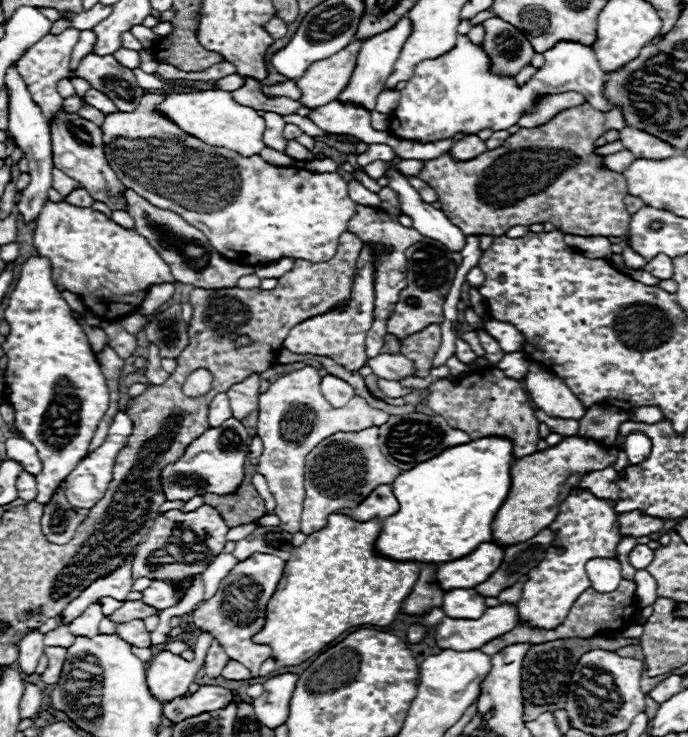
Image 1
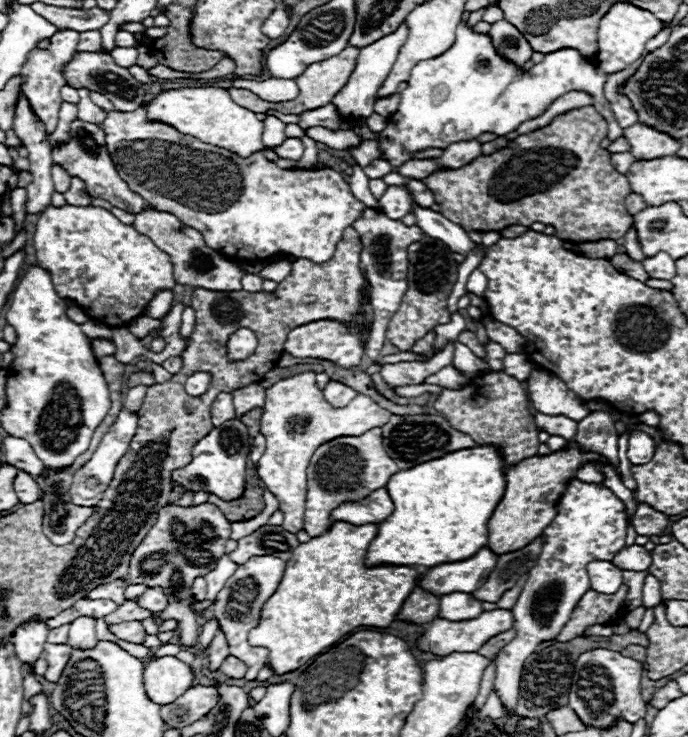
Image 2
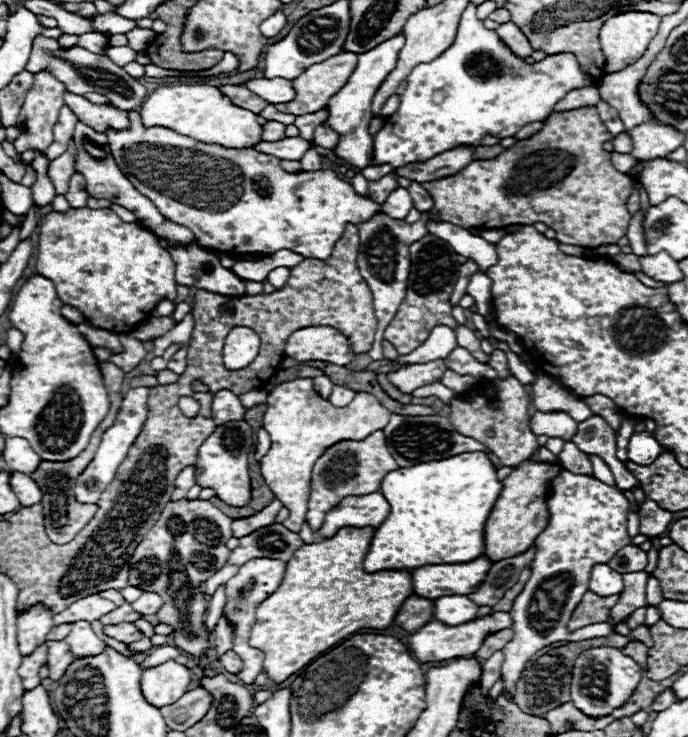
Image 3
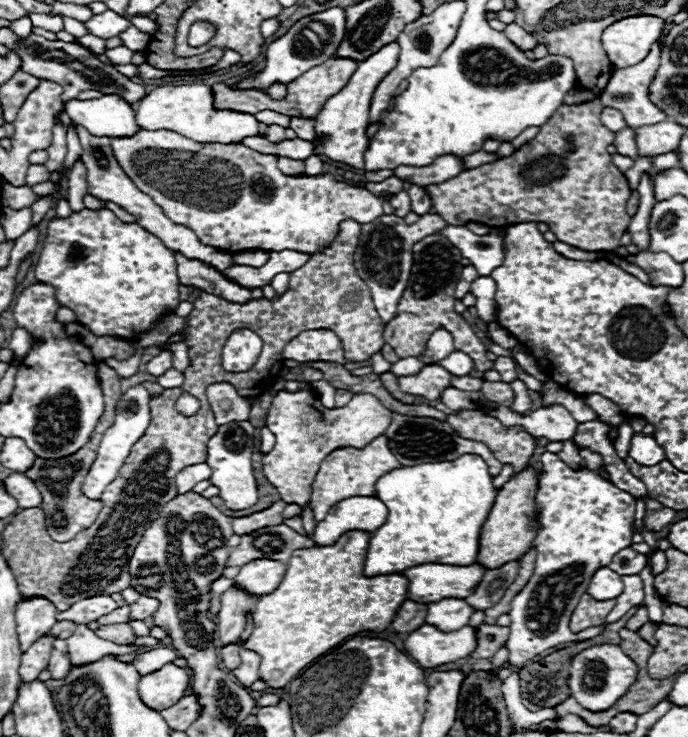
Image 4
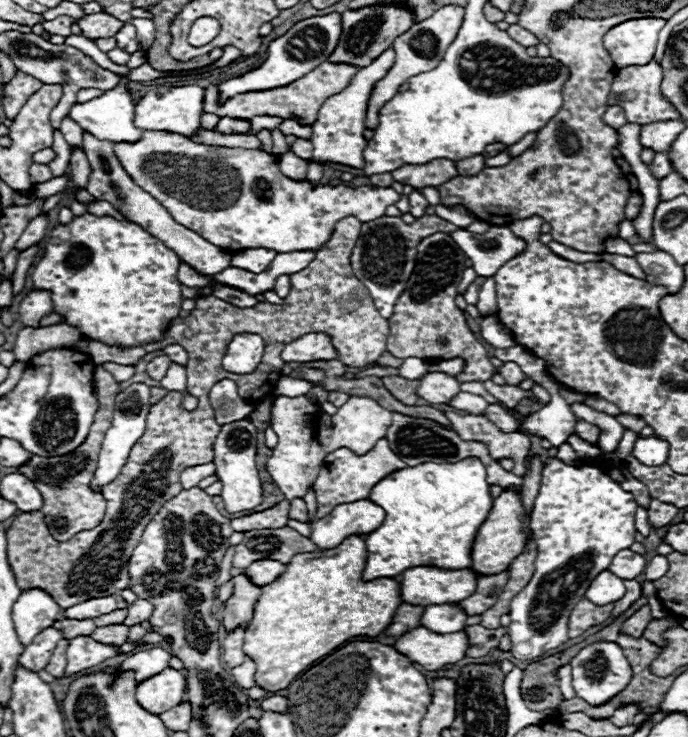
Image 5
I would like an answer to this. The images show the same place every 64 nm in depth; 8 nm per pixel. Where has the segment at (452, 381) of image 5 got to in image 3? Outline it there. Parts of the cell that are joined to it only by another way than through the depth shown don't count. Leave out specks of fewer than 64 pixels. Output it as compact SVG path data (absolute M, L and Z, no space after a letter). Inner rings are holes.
M438 358L438 360L432 360L432 362L424 362L424 364L402 366L394 372L388 372L386 376L400 392L412 392L414 388L436 382L442 376L444 370L446 370L446 364L444 364L442 358Z

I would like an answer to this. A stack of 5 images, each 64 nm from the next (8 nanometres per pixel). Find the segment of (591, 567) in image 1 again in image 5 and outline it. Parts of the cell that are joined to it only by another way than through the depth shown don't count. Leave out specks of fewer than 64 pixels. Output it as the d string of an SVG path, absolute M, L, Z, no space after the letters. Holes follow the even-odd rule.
M604 570L588 586L586 598L592 600L594 604L604 606L604 604L610 604L610 602L620 600L624 596L624 592L626 592L624 580L620 580L618 576L614 576L610 570Z

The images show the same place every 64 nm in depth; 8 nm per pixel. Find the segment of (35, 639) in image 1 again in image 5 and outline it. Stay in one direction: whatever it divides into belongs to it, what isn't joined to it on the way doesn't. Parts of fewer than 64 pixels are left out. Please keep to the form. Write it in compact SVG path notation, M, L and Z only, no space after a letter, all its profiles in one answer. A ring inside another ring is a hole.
M22 592L12 610L14 628L18 632L22 646L28 646L34 640L34 636L50 628L58 620L58 614L60 606L56 606L56 602L50 596L46 596L46 592Z

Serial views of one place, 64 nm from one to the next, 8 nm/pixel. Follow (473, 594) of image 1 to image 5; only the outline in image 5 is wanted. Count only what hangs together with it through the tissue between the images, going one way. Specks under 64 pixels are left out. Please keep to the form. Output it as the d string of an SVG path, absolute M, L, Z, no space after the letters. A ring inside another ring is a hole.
M432 604L426 606L422 626L438 634L450 634L466 628L468 614L458 604Z

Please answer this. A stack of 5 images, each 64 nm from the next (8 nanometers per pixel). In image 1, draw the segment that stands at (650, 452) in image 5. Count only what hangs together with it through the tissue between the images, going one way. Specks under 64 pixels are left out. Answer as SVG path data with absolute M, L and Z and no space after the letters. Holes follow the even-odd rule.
M632 432L630 436L624 438L624 452L630 464L640 464L650 456L652 442L646 434L642 432Z

